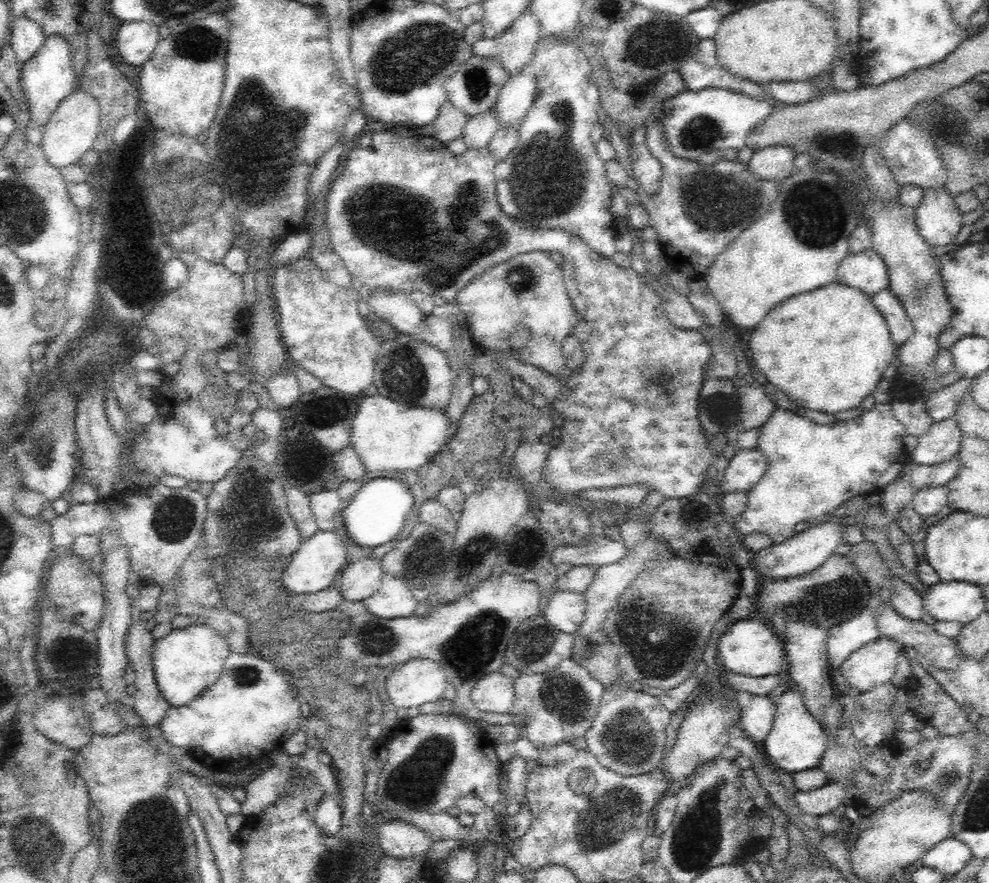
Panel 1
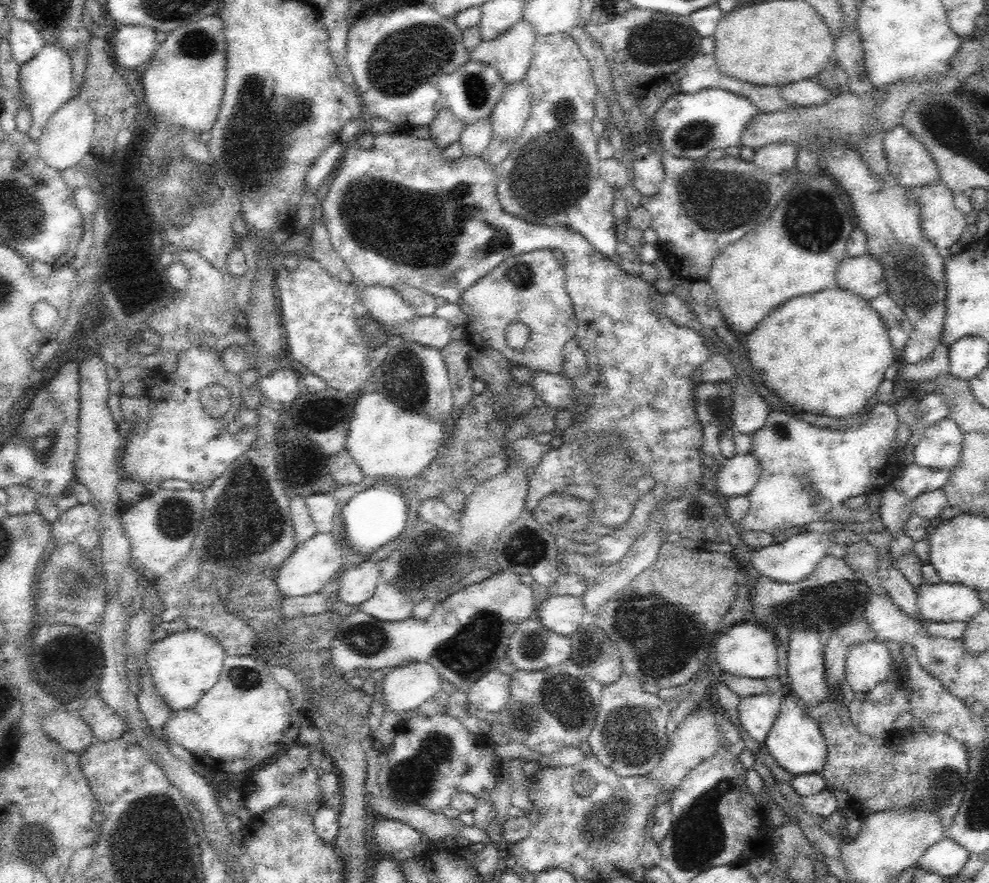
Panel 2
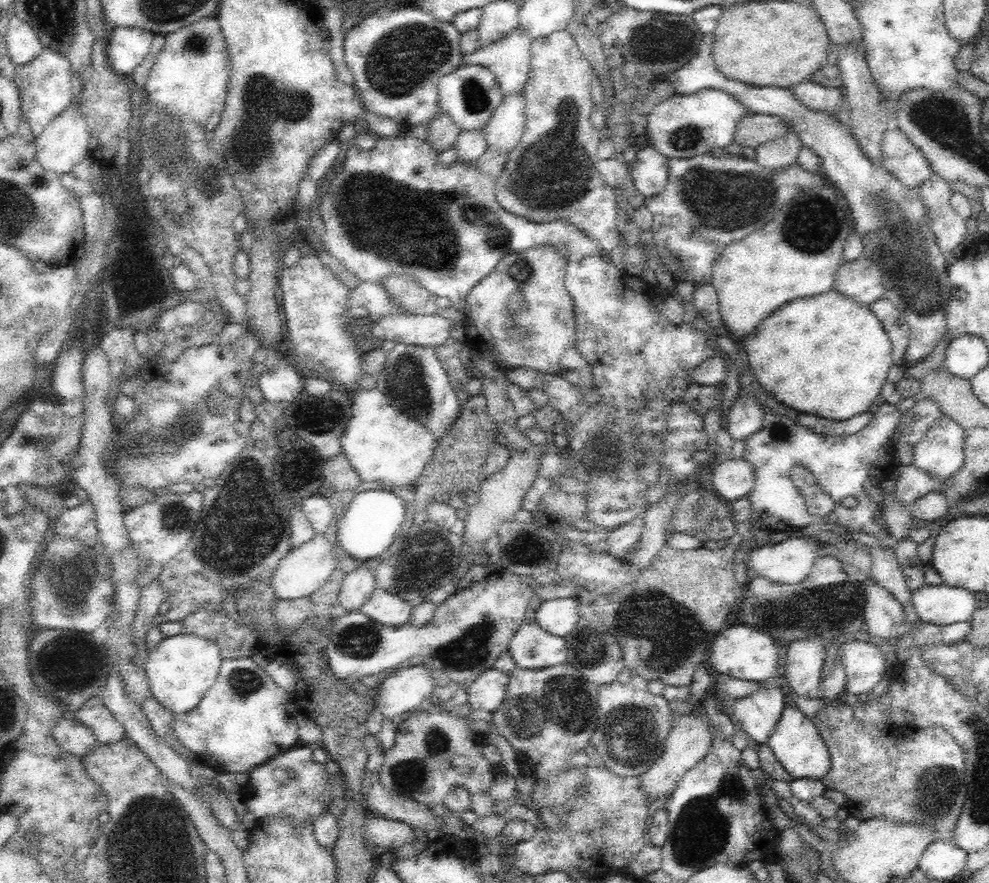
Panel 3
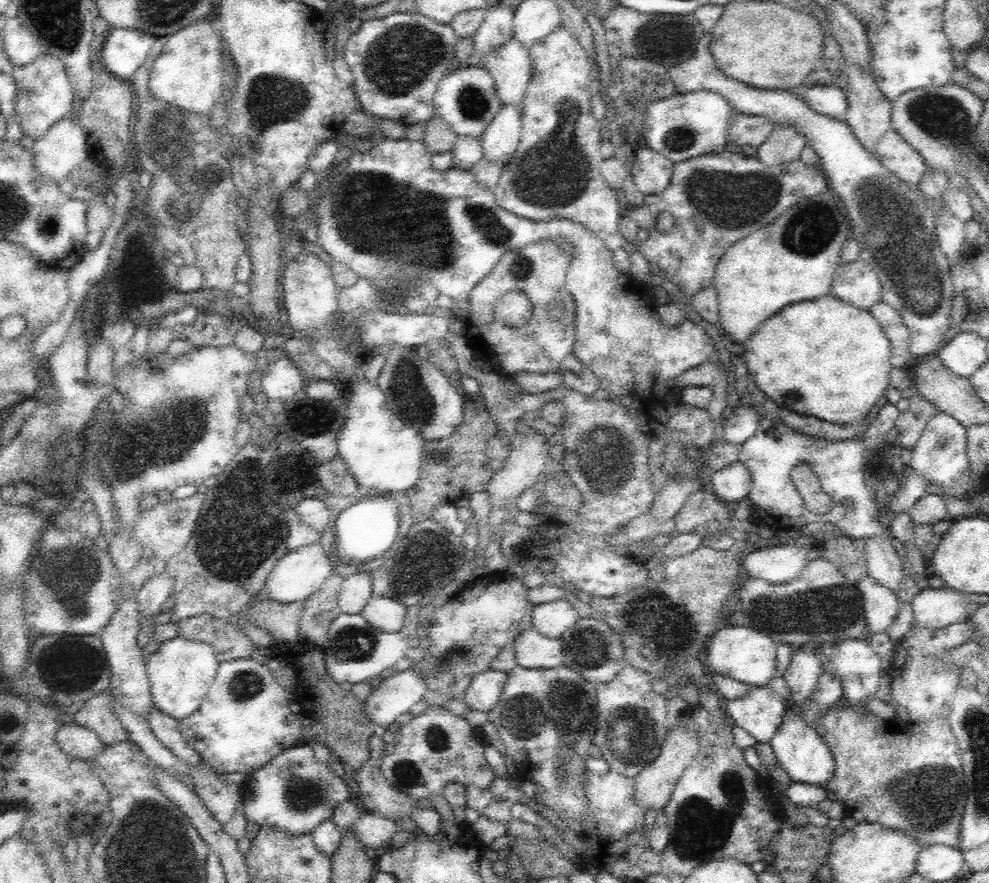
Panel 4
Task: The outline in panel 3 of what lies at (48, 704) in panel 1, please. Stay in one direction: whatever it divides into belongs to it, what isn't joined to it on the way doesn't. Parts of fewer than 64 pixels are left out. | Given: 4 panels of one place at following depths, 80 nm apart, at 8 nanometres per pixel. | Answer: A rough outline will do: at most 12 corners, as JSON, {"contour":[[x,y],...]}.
{"contour":[[68,714],[55,722],[53,737],[80,758],[100,743]]}

